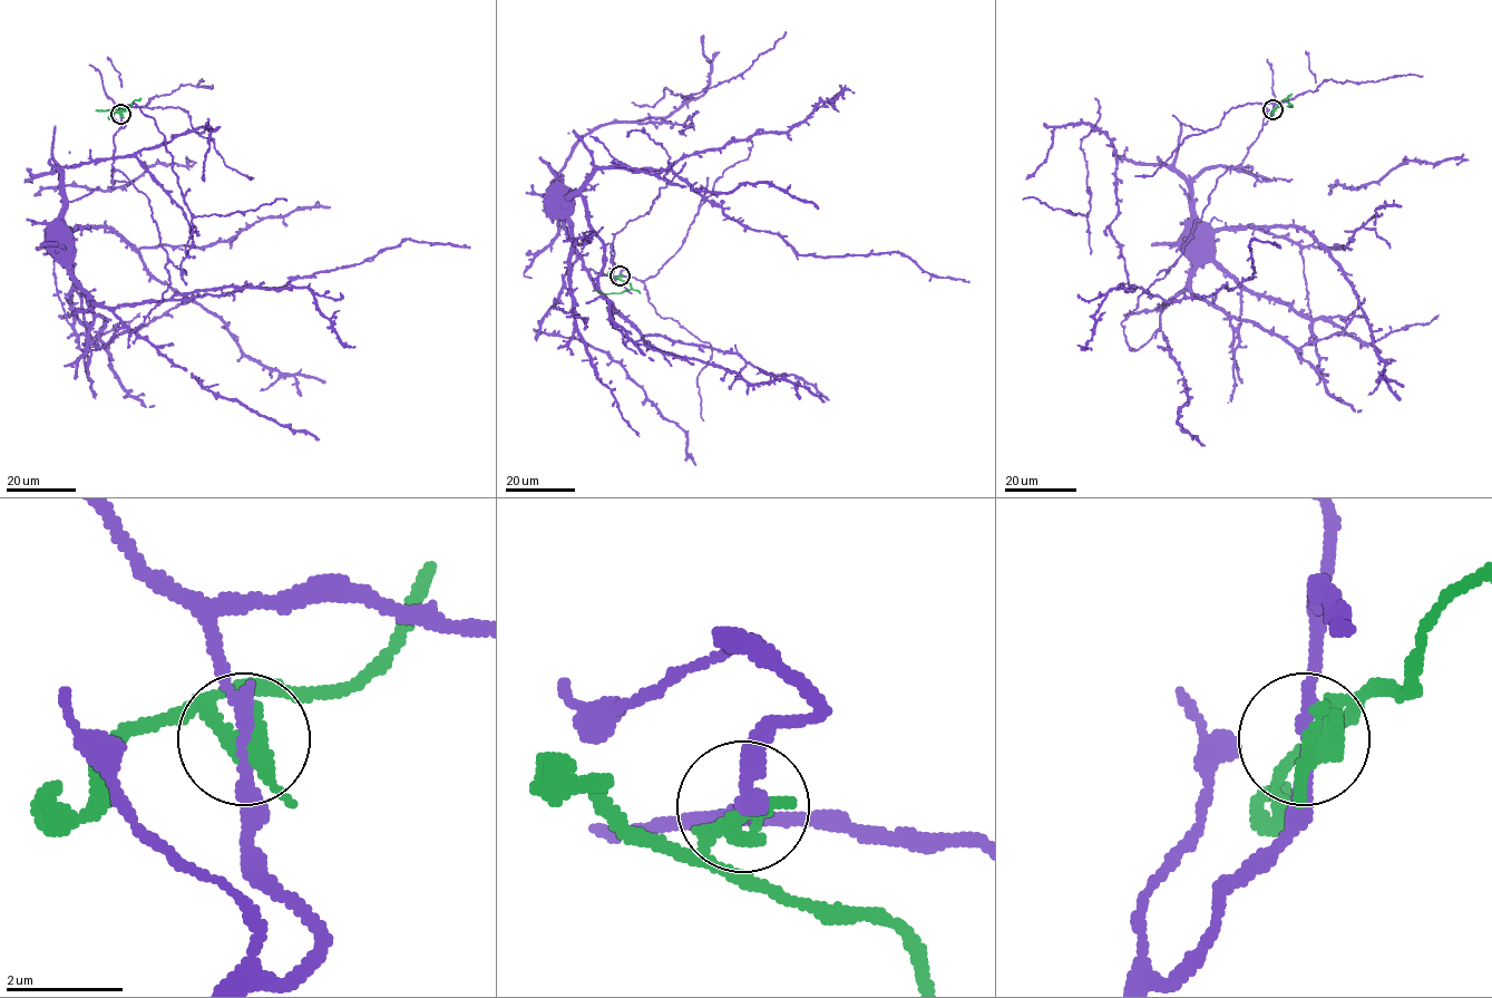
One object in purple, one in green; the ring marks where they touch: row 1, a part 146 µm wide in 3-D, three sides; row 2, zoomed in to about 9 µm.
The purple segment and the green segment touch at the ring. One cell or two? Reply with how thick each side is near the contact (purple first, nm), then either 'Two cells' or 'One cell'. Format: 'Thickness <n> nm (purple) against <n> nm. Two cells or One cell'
Thickness 220 nm (purple) against 440 nm. Two cells

